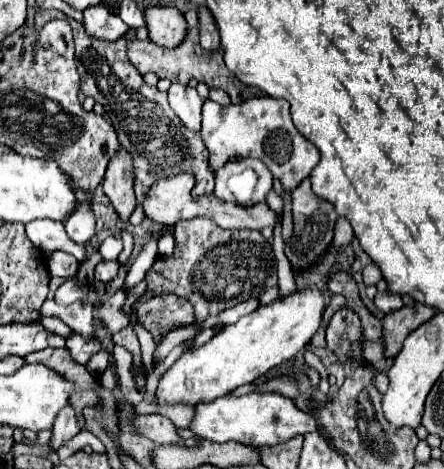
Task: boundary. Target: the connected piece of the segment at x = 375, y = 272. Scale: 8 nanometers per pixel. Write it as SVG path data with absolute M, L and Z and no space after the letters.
M376 263L366 265L364 271L362 271L362 275L364 275L364 283L366 283L366 285L376 285L376 283L382 279L380 267L376 267Z

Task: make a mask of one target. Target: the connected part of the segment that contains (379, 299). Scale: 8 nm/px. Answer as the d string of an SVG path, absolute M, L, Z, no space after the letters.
M378 293L376 299L374 299L374 305L384 311L384 313L390 313L390 311L396 311L402 307L402 297L400 295L392 295L392 293Z

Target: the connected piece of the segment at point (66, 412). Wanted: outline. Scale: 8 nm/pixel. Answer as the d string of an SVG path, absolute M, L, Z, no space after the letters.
M66 407L58 413L52 429L52 439L50 439L50 453L58 453L58 449L68 443L76 433L80 433L76 415L72 407Z

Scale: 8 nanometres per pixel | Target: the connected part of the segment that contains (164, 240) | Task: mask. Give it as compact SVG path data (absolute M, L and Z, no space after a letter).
M171 226L168 233L162 236L160 241L158 241L158 251L160 251L160 255L172 255L174 245L174 226Z

